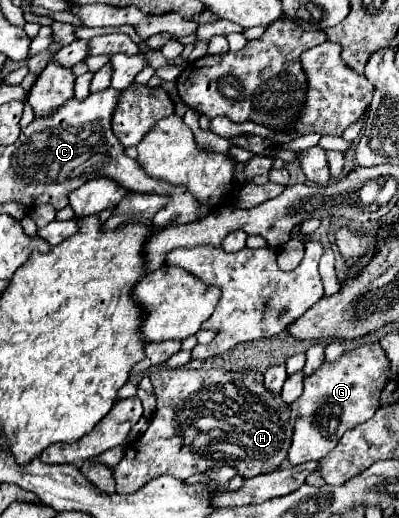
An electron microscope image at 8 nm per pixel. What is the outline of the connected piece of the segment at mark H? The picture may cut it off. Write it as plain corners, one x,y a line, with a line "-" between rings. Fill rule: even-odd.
162,369
152,371
150,381
158,395
156,413
146,429
146,433
126,449
122,461
114,467
116,493
136,493
152,477
172,475
176,479
186,479
196,473
220,465
232,465
240,477
256,477
268,471
276,471
288,455
292,443
292,423
290,423
290,405
282,401
280,395
272,393
262,383
262,373
232,373
226,369
-
214,431
222,431
224,439
210,439

